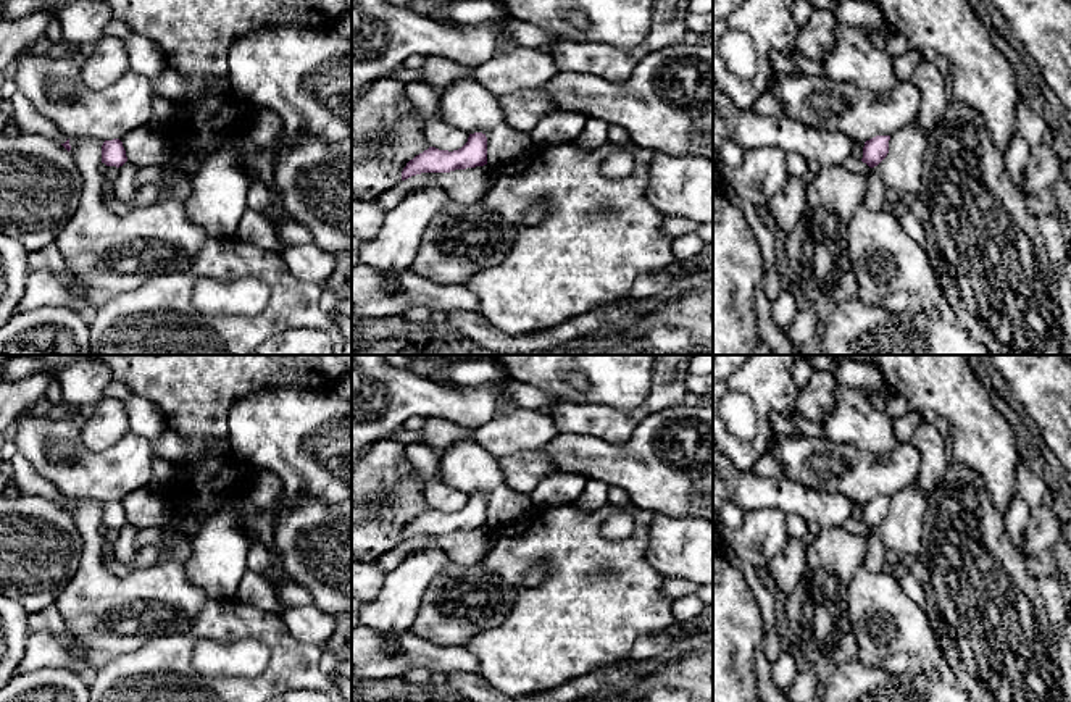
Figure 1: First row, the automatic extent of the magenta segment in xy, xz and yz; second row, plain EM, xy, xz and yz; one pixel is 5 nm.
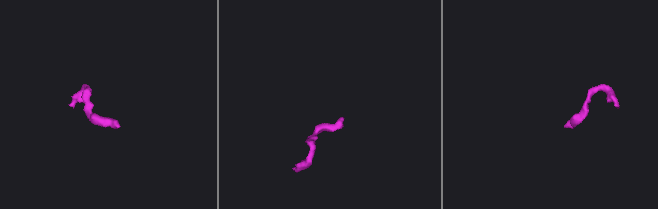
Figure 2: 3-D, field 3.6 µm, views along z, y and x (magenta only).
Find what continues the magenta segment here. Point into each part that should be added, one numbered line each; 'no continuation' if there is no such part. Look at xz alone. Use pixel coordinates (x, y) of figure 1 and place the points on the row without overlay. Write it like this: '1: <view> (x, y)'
no continuation

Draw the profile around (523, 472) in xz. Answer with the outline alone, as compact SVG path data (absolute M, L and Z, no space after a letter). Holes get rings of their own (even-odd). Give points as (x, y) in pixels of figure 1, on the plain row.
M542 449L521 450L497 460L506 486L521 494L531 494L547 476L556 471L556 465Z

